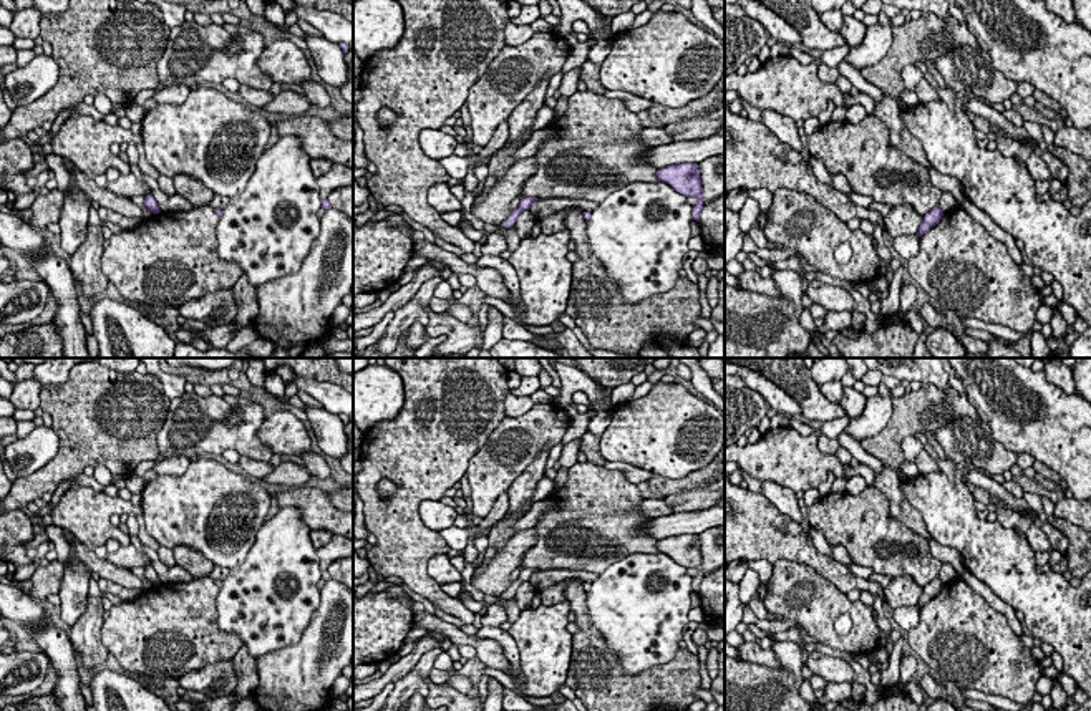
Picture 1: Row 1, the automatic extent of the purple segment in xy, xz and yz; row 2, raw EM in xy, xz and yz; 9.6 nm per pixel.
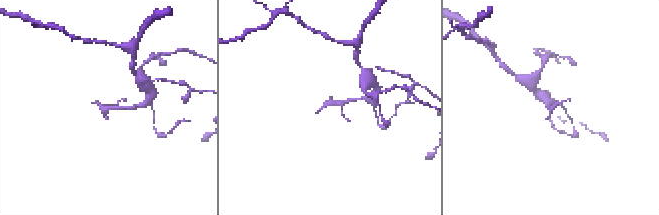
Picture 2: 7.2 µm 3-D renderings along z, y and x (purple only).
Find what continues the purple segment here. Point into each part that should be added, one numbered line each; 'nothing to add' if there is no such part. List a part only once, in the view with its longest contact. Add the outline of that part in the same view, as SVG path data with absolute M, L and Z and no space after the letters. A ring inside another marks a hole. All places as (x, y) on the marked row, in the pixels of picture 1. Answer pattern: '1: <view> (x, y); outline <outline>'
nothing to add

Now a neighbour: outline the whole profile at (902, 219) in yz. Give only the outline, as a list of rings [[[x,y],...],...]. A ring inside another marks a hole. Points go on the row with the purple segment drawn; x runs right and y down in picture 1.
[[[900,204],[890,209],[884,217],[884,232],[895,239],[899,235],[917,234],[924,215],[917,214],[910,204]]]

